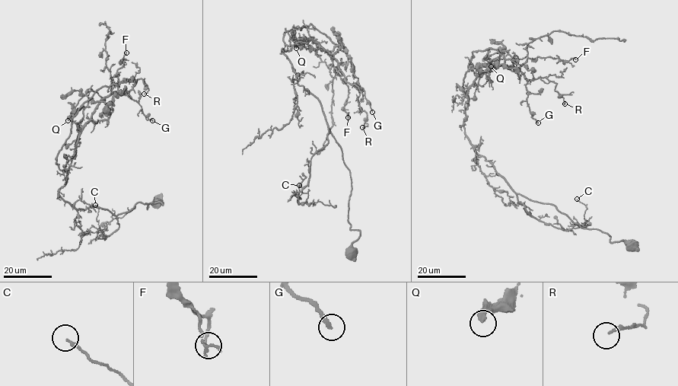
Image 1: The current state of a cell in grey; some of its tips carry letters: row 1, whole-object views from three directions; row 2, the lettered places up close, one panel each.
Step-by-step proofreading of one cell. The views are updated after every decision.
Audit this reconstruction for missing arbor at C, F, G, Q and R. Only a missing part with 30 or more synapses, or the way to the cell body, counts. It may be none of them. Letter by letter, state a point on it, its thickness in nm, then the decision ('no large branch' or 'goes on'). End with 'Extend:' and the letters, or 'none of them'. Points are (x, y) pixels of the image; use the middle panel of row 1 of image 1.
C: (299, 185) | 110 nm | no large branch
F: (348, 117) | 120 nm | no large branch
G: (372, 112) | 240 nm | no large branch
Q: (296, 48) | 360 nm | no large branch
R: (362, 127) | 150 nm | no large branch
Extend: none of them

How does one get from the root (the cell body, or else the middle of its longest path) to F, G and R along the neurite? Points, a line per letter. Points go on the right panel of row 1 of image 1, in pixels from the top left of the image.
F: (634, 248), (514, 192), (465, 133), (467, 94), (476, 76), (499, 66), (518, 68), (528, 58), (575, 59)
G: (634, 248), (514, 191), (465, 133), (469, 85), (499, 66), (518, 68), (538, 122)
R: (634, 248), (514, 192), (465, 133), (469, 85), (499, 66), (516, 67), (529, 80), (553, 81), (564, 103)

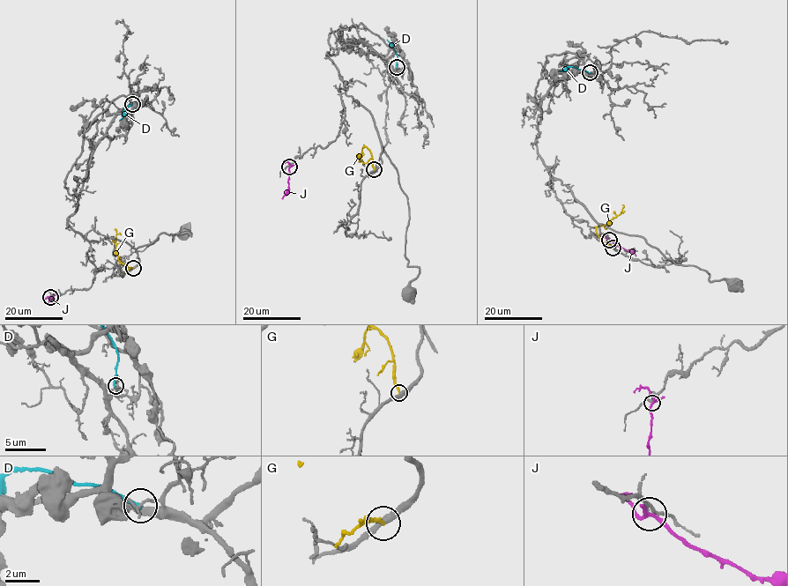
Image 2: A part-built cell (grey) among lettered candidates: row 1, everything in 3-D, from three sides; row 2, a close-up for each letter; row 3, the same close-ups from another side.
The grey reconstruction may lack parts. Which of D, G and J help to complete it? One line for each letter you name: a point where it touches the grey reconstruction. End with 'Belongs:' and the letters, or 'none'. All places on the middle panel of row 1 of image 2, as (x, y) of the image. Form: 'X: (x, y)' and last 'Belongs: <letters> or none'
Belongs: none

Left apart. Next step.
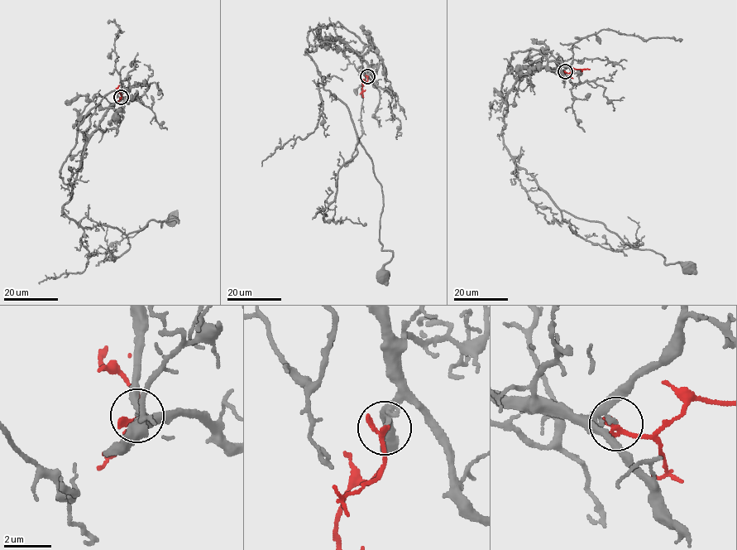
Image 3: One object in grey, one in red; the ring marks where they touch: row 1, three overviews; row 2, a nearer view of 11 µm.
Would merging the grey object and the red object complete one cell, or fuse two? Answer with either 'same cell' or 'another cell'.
another cell

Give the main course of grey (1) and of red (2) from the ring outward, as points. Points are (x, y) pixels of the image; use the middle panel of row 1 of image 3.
1: (368, 76), (368, 63), (337, 39), (306, 50), (348, 109), (380, 185), (379, 238), (392, 253), (385, 279)
2: (368, 76), (361, 87), (363, 97)

